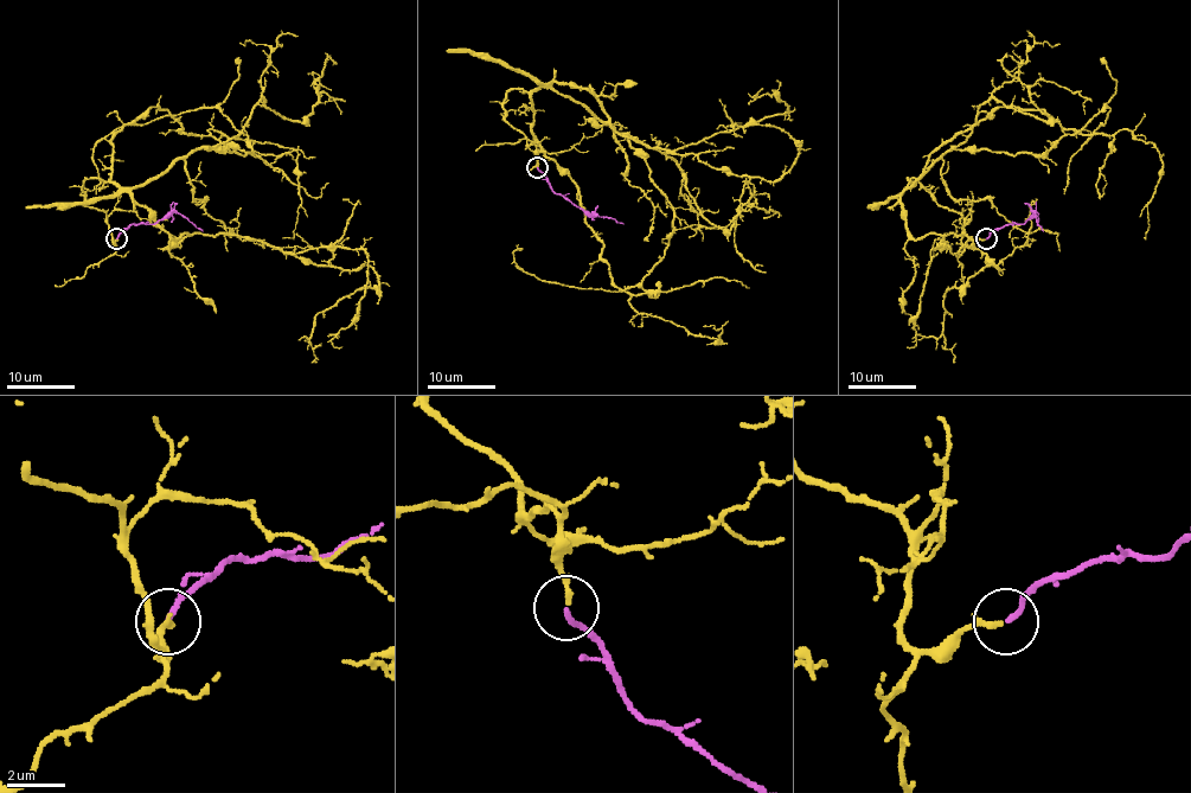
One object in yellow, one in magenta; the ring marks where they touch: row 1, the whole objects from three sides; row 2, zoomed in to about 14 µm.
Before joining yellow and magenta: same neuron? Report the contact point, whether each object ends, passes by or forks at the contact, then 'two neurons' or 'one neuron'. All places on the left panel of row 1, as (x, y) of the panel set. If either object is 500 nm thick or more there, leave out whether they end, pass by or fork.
at (116, 238); yellow ends there; magenta ends there; one neuron

